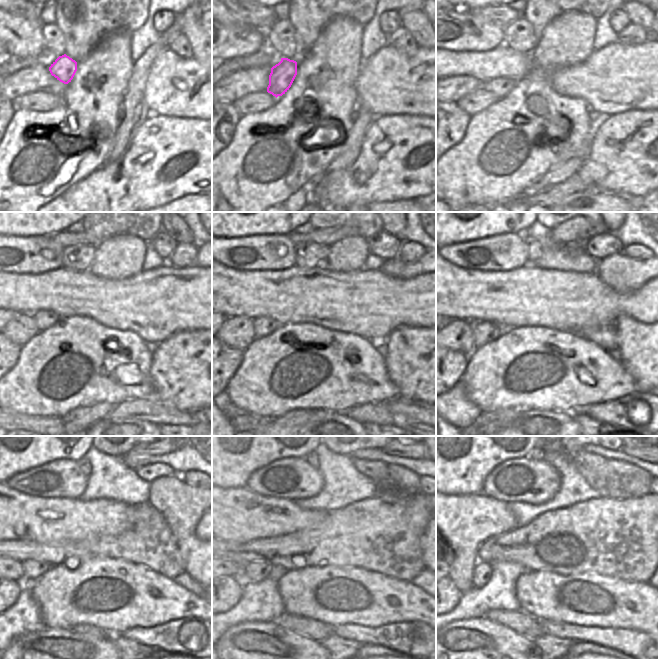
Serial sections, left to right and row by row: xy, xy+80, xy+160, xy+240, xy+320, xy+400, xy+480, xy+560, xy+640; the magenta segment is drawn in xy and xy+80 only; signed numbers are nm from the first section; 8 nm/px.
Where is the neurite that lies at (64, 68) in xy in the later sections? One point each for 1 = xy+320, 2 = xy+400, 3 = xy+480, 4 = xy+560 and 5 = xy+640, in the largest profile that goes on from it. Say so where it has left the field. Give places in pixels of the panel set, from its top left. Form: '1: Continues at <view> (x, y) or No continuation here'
1: Continues at xy+320 (263, 326)
2: Continues at xy+400 (484, 332)
3: Continues at xy+480 (32, 570)
4: Continues at xy+560 (254, 571)
5: Continues at xy+640 (482, 572)

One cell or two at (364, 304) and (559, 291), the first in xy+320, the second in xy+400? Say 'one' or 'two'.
one

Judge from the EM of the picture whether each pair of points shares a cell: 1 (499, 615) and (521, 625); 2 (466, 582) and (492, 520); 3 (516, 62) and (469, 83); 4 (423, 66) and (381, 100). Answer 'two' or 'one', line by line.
1: one
2: one
3: two
4: one

